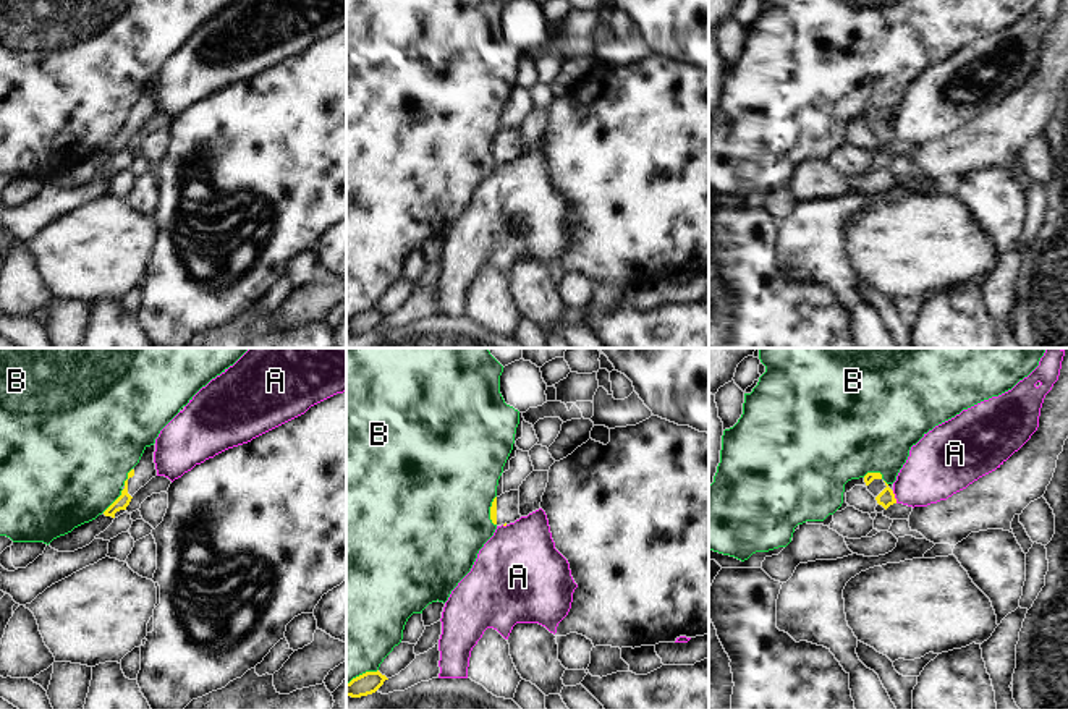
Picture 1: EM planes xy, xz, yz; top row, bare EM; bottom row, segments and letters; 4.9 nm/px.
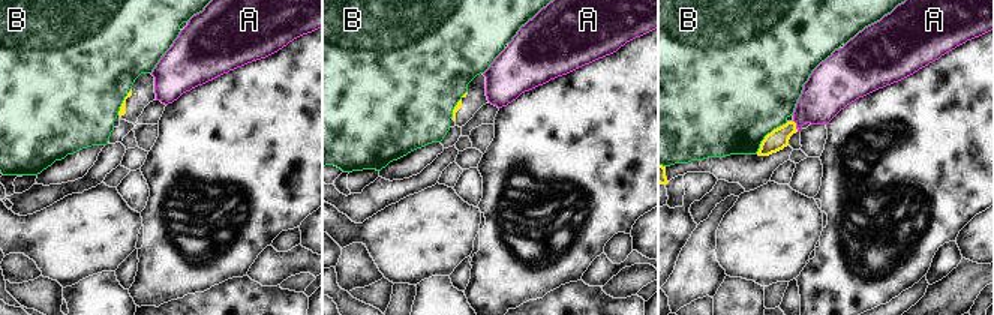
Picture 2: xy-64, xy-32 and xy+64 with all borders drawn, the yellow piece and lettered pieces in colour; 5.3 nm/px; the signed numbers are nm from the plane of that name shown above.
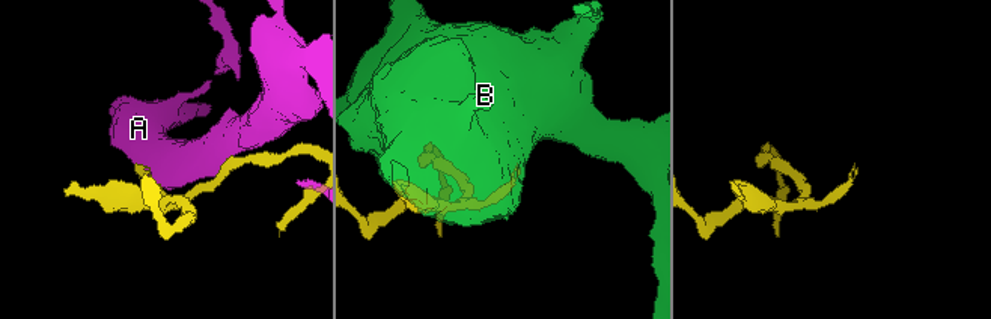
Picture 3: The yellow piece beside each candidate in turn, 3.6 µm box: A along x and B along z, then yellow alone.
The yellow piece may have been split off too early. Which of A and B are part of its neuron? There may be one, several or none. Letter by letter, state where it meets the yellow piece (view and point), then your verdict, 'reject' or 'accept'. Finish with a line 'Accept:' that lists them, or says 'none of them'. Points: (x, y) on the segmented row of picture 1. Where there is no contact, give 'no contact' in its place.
A: meets yellow in yz at (894, 497); reject
B: meets yellow in xy at (115, 500); reject
Accept: none of them

